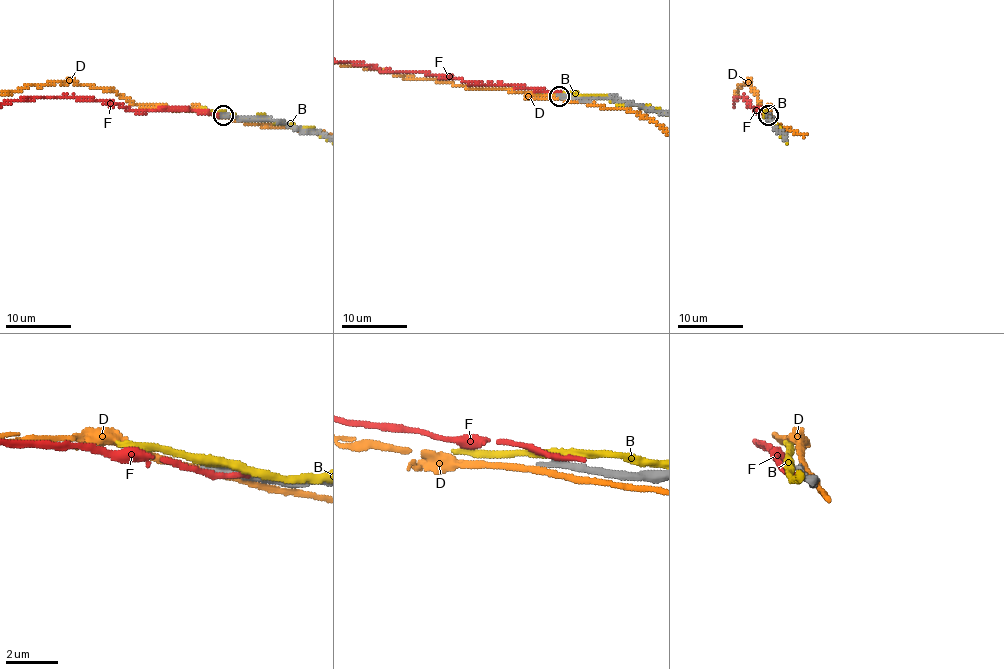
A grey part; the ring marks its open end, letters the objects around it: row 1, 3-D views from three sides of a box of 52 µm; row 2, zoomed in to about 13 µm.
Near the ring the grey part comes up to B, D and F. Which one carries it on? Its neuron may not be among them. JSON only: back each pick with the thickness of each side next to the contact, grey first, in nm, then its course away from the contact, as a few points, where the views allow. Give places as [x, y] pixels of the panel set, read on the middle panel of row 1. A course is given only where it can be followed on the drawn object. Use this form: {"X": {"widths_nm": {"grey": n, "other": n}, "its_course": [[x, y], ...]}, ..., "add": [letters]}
{"add": []}

